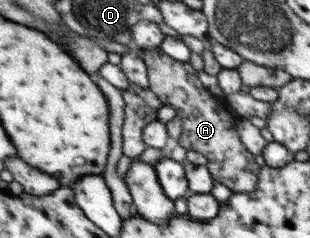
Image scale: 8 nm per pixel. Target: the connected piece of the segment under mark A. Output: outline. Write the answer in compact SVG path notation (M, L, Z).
M147 49L143 57L148 63L151 87L161 98L164 105L171 106L181 119L182 133L178 140L179 145L187 150L198 151L209 161L206 165L214 180L223 182L232 192L252 192L257 188L257 173L259 165L255 163L255 155L251 153L235 130L237 117L229 111L217 109L215 99L211 99L207 88L195 75L195 69L189 62L175 61L165 49Z

